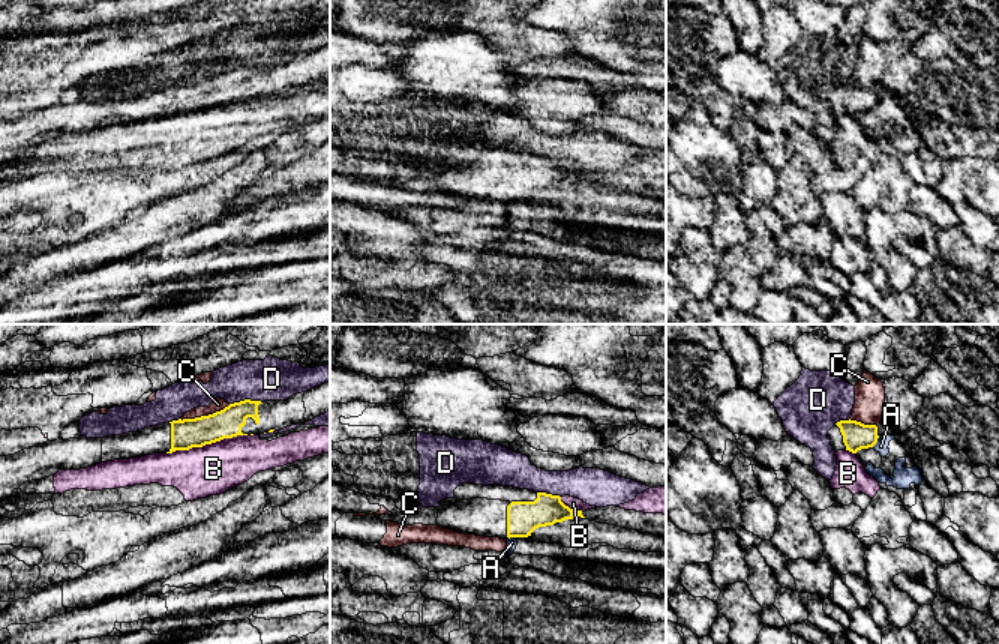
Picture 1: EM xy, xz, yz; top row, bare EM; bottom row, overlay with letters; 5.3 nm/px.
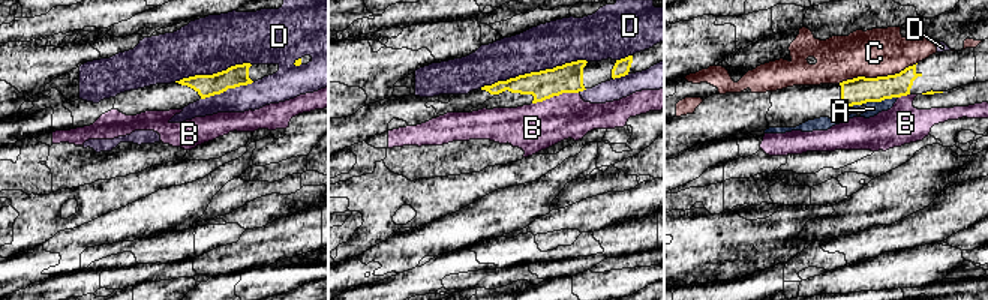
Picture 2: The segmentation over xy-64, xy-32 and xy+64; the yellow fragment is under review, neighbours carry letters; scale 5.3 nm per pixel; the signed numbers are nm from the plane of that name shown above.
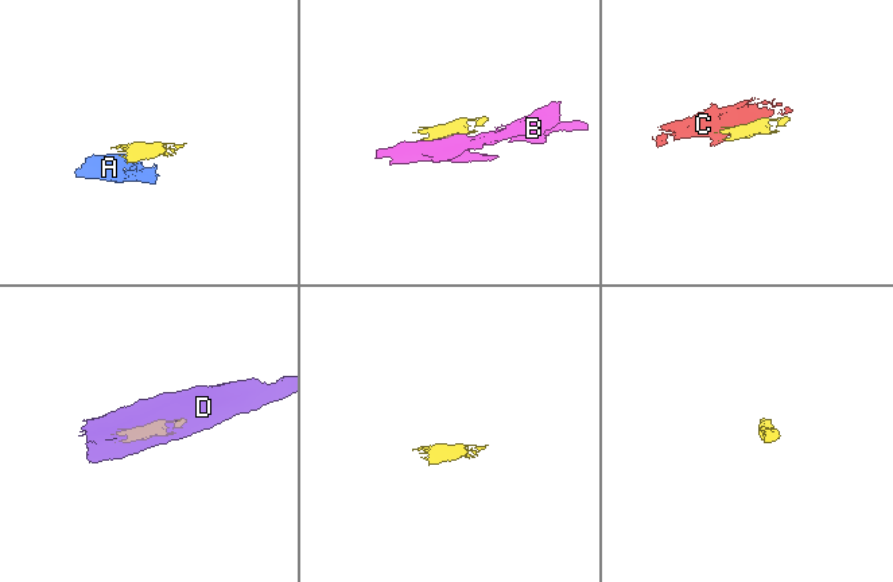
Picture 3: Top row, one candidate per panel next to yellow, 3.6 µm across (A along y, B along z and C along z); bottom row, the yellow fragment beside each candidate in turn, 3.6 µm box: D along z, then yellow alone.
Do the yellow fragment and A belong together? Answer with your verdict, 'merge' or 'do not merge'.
do not merge

